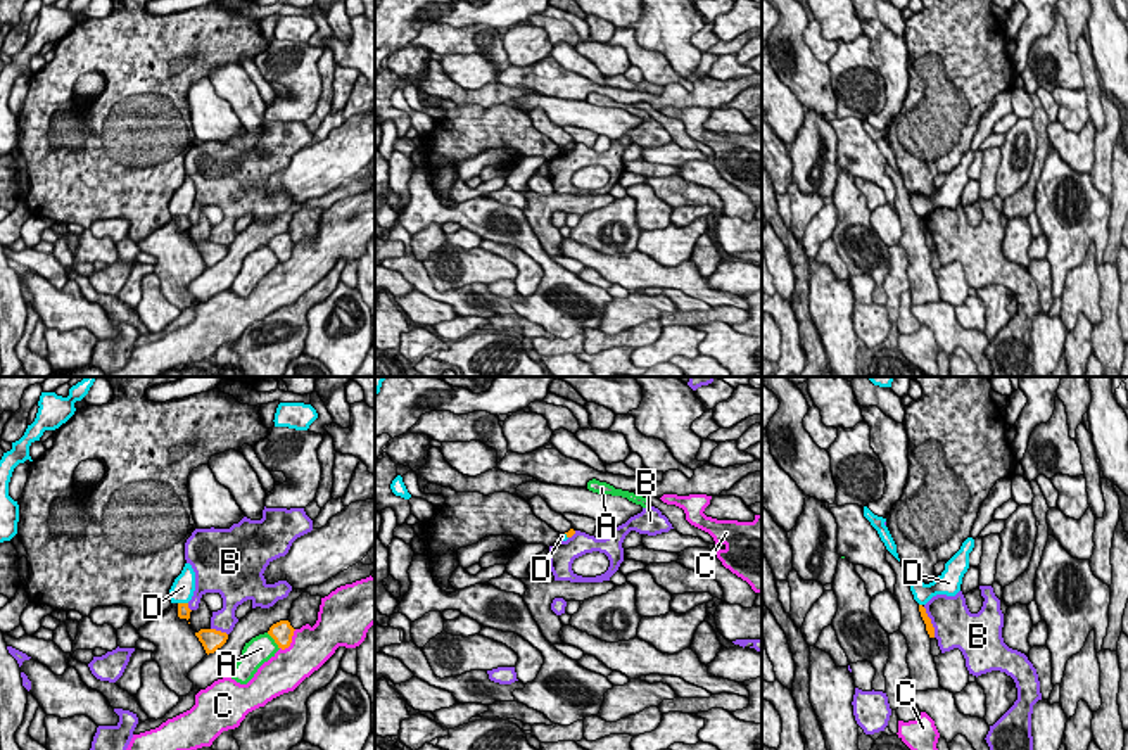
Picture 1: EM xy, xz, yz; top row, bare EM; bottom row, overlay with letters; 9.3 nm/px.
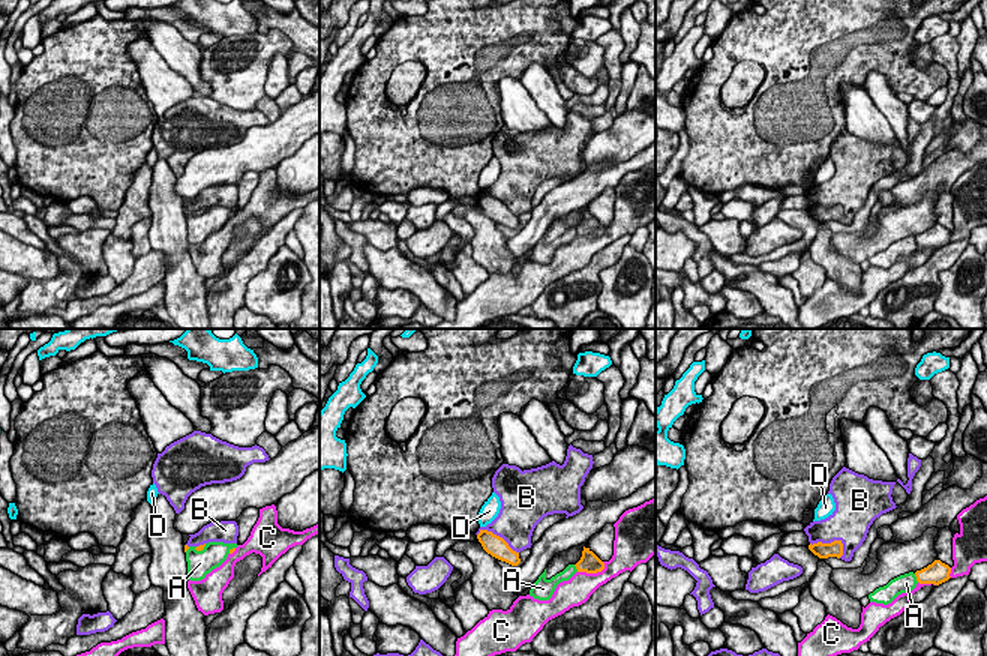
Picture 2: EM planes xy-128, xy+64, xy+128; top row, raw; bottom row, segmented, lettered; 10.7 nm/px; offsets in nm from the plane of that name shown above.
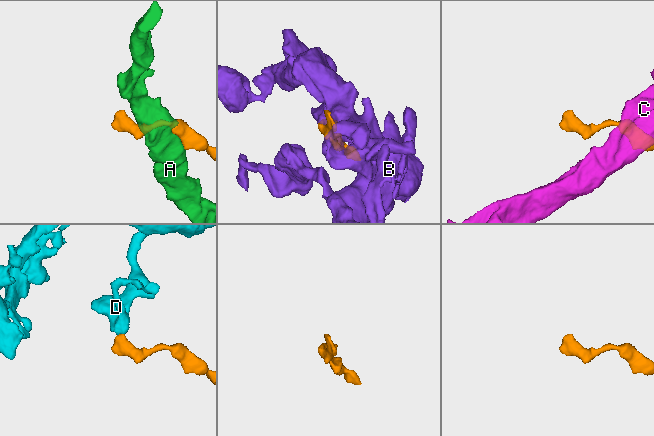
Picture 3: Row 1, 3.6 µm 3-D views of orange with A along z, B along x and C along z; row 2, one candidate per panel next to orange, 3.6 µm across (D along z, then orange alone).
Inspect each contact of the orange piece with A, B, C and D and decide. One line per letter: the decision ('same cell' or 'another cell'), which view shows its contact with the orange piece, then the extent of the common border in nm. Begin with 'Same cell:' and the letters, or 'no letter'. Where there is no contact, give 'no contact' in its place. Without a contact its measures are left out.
Same cell: no letter
A: another cell; contact in xy; length 200 nm
B: another cell; contact in yz; length 320 nm
C: another cell; contact in xy; length 240 nm
D: another cell; contact in xy; length 100 nm

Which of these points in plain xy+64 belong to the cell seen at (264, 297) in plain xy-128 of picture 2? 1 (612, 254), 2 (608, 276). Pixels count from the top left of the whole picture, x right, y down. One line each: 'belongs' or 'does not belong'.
1: does not belong
2: belongs

